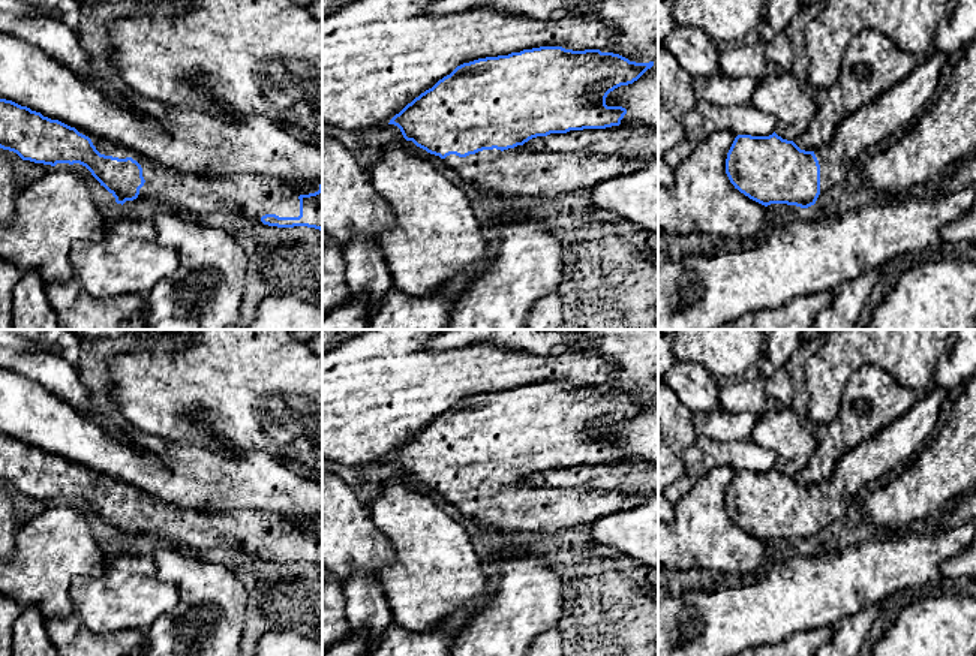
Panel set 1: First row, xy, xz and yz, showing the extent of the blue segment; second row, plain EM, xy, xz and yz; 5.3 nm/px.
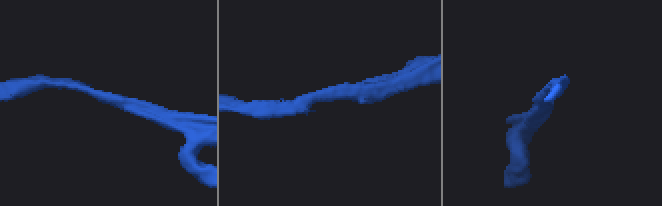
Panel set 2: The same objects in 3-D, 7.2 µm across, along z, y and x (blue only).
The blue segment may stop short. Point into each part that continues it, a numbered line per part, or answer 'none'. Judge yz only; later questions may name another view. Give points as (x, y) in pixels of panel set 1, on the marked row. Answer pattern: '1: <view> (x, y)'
1: yz (862, 132)

